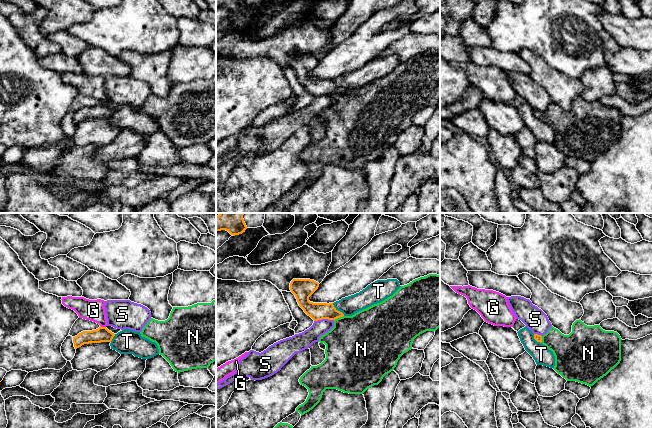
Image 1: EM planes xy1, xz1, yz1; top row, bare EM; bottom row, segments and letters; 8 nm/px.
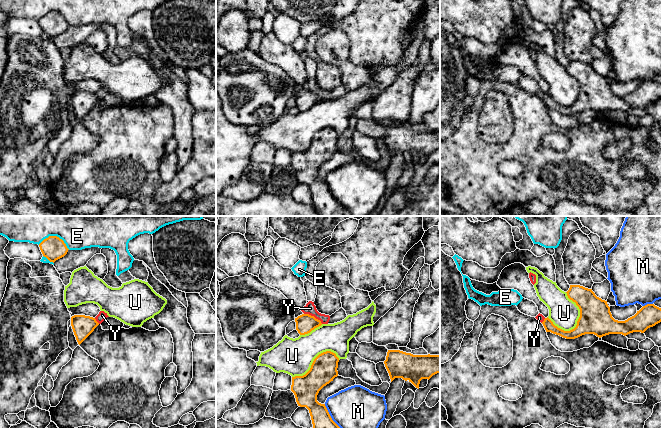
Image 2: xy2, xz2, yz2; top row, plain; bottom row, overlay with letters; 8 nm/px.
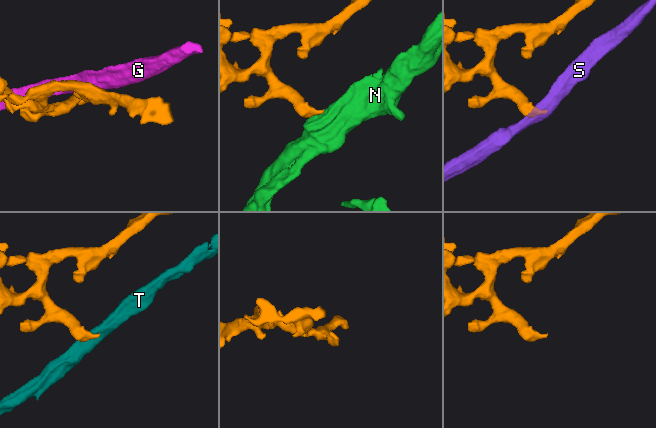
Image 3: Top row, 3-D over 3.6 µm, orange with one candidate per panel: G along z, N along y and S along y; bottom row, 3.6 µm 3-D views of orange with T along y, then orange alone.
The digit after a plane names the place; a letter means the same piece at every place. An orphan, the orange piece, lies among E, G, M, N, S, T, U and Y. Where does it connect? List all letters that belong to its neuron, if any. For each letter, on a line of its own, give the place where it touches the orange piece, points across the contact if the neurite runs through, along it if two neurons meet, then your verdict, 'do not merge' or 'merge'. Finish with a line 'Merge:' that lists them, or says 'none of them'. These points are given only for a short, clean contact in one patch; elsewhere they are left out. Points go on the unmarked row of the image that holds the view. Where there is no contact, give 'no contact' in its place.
E: xy2 (55, 12) | do not merge
G: xy1 (103, 103) | along xy1 (100, 101), (105, 103) | do not merge
M: xz2 (334, 198) | do not merge
N: xz1 (338, 93) | across xz1 (317, 87), (328, 87), (338, 93), (355, 119) | merge
S: xz1 (323, 94) | along xz1 (333, 95), (318, 95), (314, 97) | do not merge
T: xz1 (337, 86) | along xz1 (332, 79), (344, 91) | do not merge
U: yz2 (580, 88) | do not merge
Y: xz2 (313, 92) | along xz2 (304, 89), (313, 91), (322, 99) | do not merge
Merge: N

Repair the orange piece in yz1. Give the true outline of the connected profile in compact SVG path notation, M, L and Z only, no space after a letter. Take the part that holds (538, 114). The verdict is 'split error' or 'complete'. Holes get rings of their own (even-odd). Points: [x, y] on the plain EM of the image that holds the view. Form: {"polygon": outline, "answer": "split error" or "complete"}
{"polygon": "M580 95L572 101L569 111L562 110L553 102L543 112L534 110L537 118L545 121L555 132L554 146L567 157L593 162L621 137L621 113L617 108L605 107L600 101L587 102Z", "answer": "split error"}

